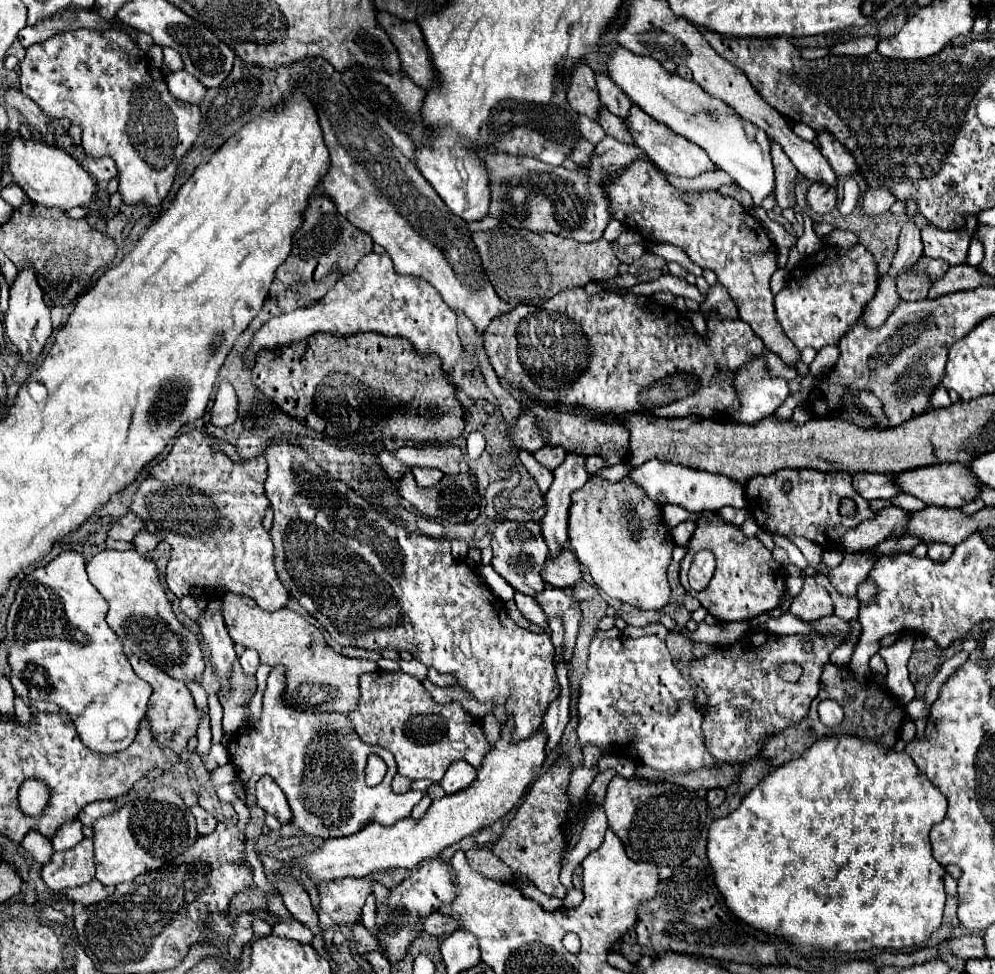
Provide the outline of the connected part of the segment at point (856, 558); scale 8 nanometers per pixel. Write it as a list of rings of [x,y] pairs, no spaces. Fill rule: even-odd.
[[[845,553],[843,561],[839,567],[831,569],[825,567],[825,573],[833,587],[845,595],[845,597],[855,597],[857,585],[869,577],[871,565],[875,565],[877,557],[873,553]]]

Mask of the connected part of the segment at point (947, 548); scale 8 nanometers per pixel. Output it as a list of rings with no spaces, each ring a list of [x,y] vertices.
[[[929,543],[927,545],[929,551],[927,551],[927,557],[933,559],[933,561],[947,561],[953,553],[953,547],[951,545],[945,545],[945,543]]]

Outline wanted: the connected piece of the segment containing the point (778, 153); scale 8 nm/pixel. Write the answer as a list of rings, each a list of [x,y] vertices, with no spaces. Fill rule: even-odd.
[[[773,143],[771,145],[773,165],[775,165],[775,199],[781,209],[795,207],[795,181],[797,169],[789,161],[789,157]]]

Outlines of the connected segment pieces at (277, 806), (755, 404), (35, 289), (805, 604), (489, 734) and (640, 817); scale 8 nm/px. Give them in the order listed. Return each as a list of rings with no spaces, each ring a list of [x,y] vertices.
[[[261,777],[257,781],[257,805],[263,807],[267,813],[275,815],[283,825],[291,823],[291,809],[289,803],[283,795],[283,791],[275,785],[275,781],[271,781],[271,777]]]
[[[755,359],[739,369],[735,389],[741,397],[741,407],[731,417],[735,423],[753,425],[755,421],[775,413],[775,409],[787,399],[789,385],[785,379],[773,379],[765,371],[763,359]]]
[[[23,265],[17,271],[17,277],[9,287],[9,309],[5,313],[3,325],[5,325],[5,335],[15,343],[15,347],[19,349],[23,361],[33,363],[37,359],[37,355],[43,351],[47,339],[53,333],[49,307],[45,305],[43,289],[37,283],[37,273],[35,273],[33,265]]]
[[[805,577],[803,591],[793,599],[789,613],[793,613],[795,617],[799,617],[803,621],[813,621],[813,619],[831,615],[833,601],[823,587],[819,587],[811,577]]]
[[[492,714],[486,715],[482,719],[482,723],[486,739],[489,742],[490,747],[493,748],[497,739],[499,739],[501,727]]]
[[[615,775],[607,787],[603,801],[609,827],[623,841],[627,855],[633,861],[645,861],[653,865],[681,865],[697,845],[707,819],[707,801],[699,799],[695,791],[679,787],[667,781],[645,781],[645,779],[625,779]]]

